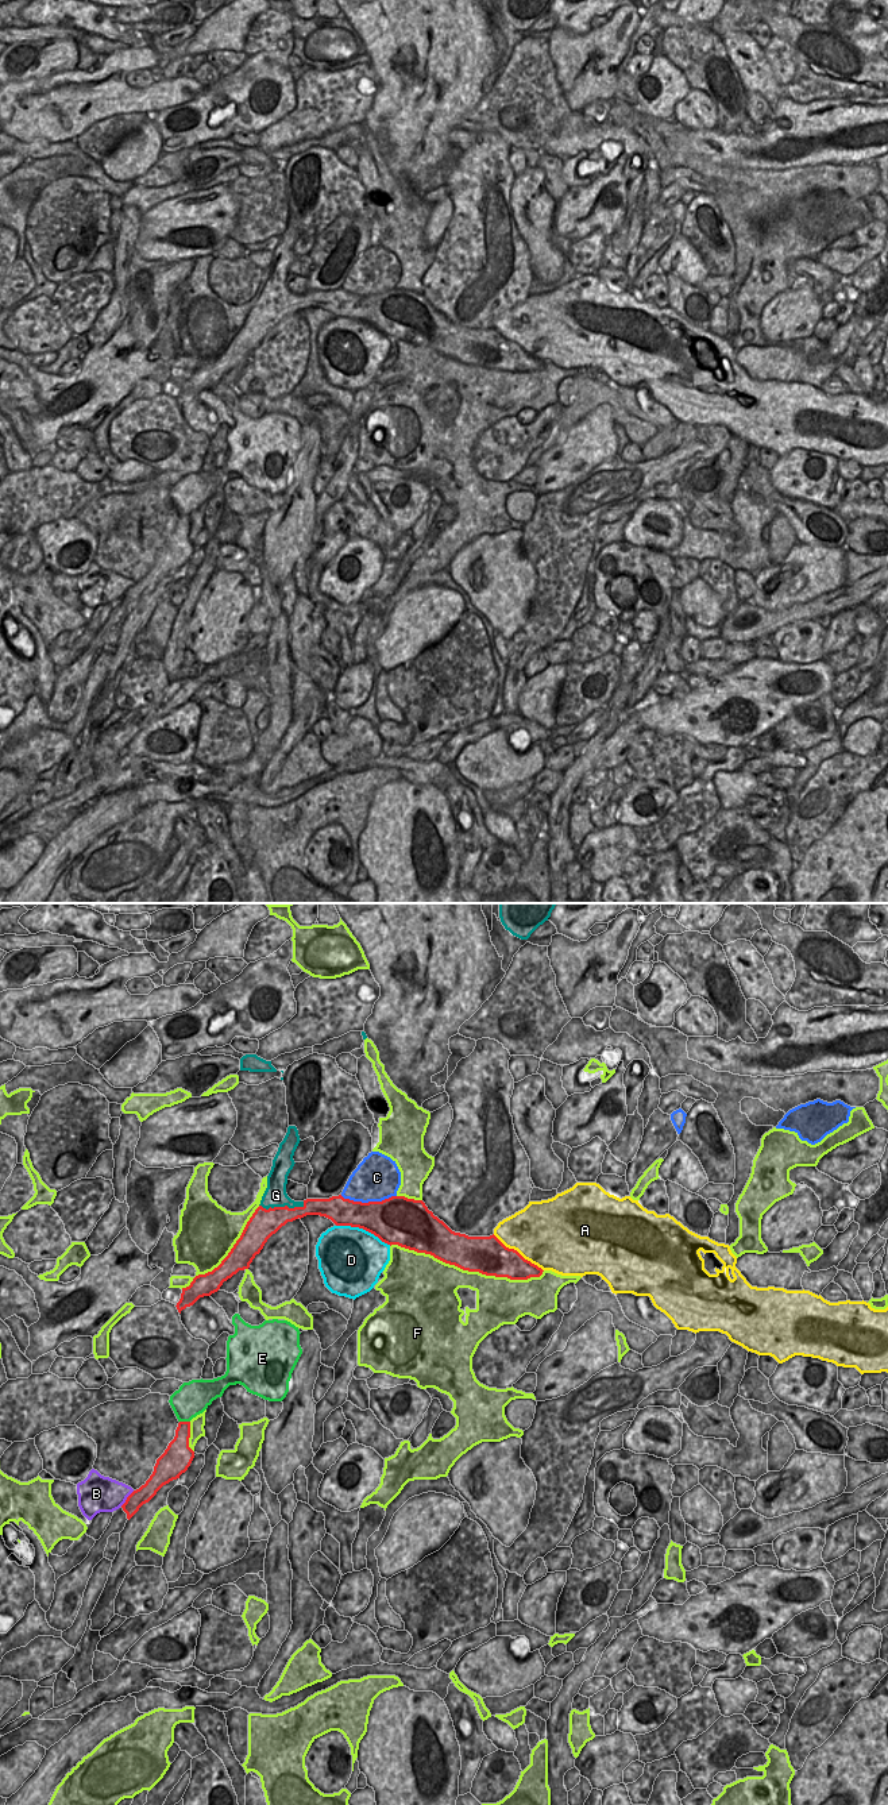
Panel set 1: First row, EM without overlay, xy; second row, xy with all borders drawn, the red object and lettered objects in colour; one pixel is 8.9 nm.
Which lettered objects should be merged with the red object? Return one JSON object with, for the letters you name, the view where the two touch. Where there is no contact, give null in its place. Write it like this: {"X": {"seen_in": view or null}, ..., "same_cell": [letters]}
{"same_cell": []}

